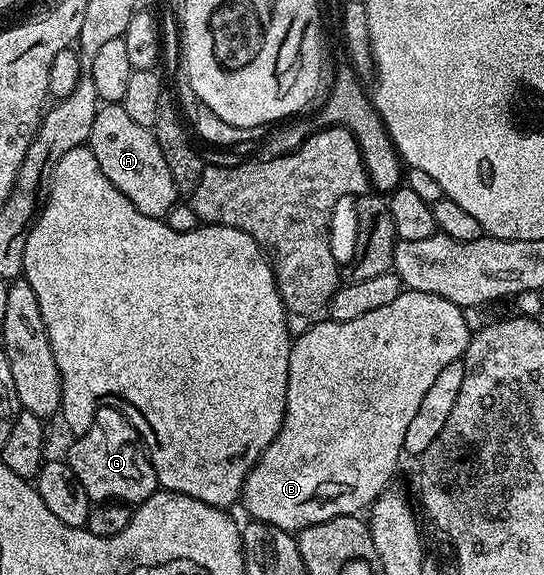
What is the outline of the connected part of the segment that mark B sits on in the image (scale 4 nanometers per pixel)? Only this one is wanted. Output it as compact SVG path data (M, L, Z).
M402 289L391 304L383 308L375 308L375 312L367 312L358 316L356 320L334 322L326 320L315 324L307 332L296 335L289 348L289 379L287 380L287 404L285 405L285 419L268 448L261 453L261 458L250 468L245 477L245 484L241 487L240 501L245 502L245 510L250 519L266 522L275 528L283 528L290 532L300 532L311 524L319 524L323 520L331 520L335 516L362 513L361 509L372 507L373 502L390 485L393 473L397 470L397 461L403 458L405 445L403 436L407 436L407 427L415 416L415 411L427 396L432 382L439 377L439 372L447 368L447 364L460 362L464 359L465 349L469 346L471 329L465 319L466 311L462 307L451 304L451 300L443 300L443 296L435 296L418 290Z

